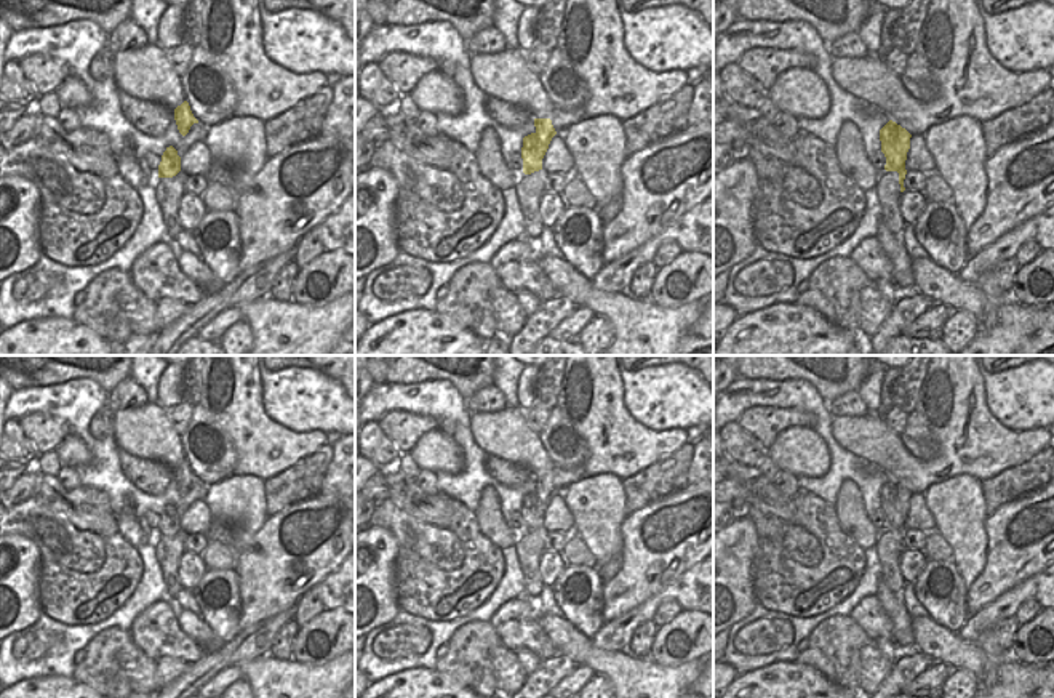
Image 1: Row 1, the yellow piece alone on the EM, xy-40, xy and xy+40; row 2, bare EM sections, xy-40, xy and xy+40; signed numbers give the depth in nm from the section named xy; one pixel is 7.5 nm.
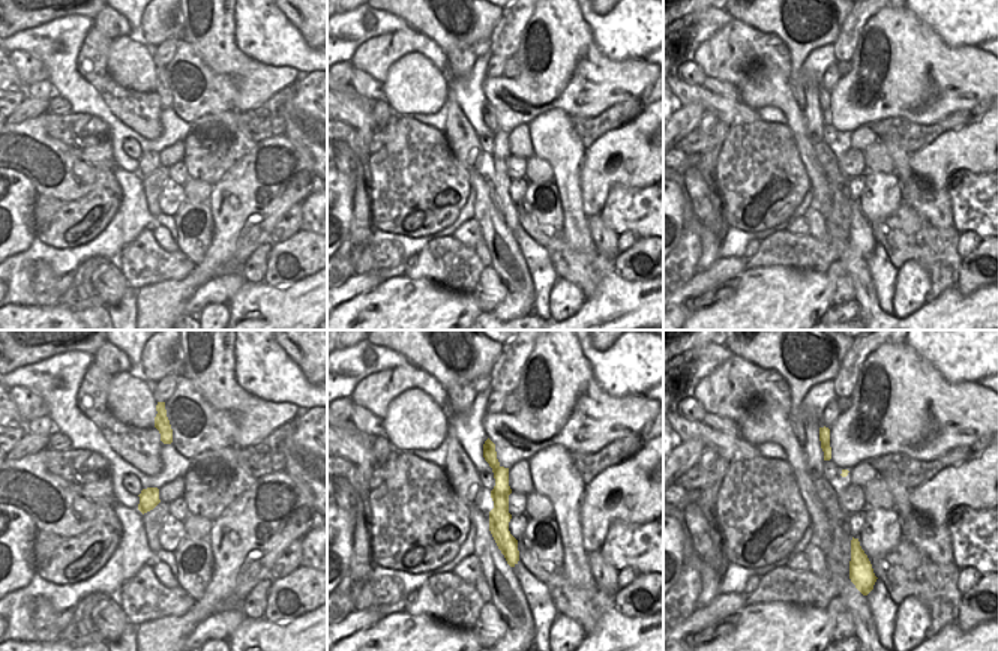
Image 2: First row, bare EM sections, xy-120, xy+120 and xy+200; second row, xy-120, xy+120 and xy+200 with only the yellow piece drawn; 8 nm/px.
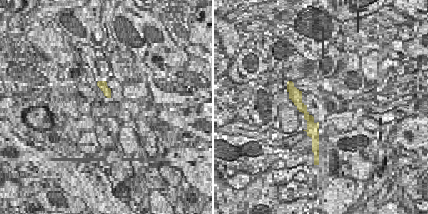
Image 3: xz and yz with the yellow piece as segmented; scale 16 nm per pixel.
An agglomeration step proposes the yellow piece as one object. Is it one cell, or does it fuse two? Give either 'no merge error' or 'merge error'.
merge error

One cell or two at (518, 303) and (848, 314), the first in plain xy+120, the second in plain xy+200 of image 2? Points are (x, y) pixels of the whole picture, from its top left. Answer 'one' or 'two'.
one

